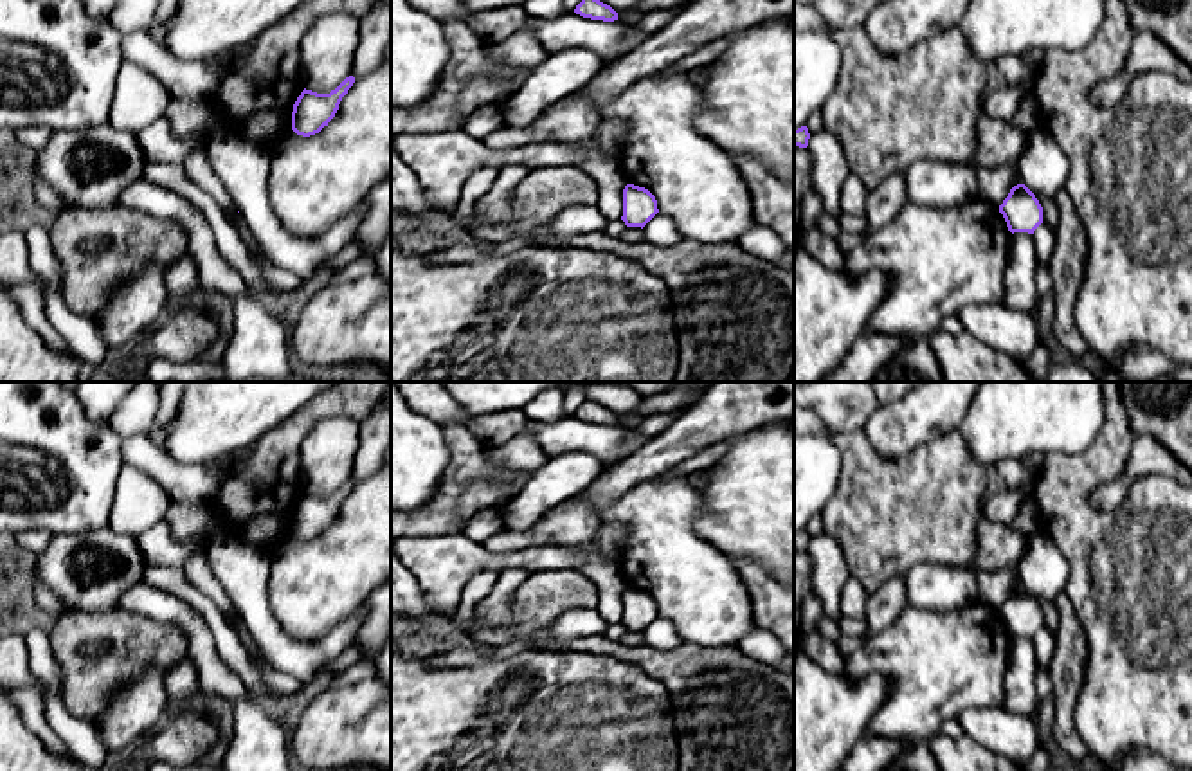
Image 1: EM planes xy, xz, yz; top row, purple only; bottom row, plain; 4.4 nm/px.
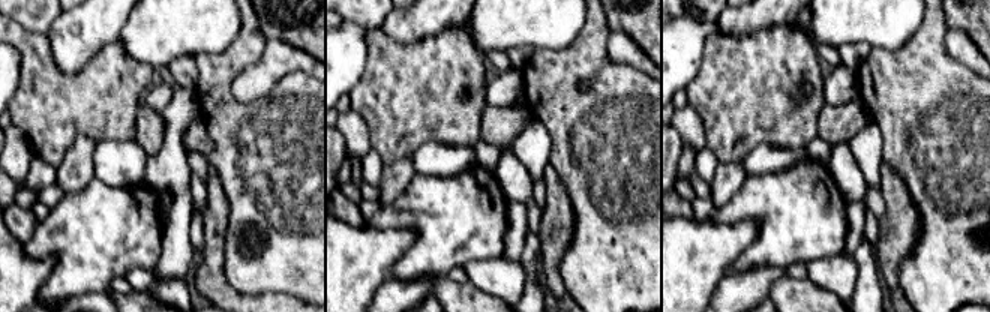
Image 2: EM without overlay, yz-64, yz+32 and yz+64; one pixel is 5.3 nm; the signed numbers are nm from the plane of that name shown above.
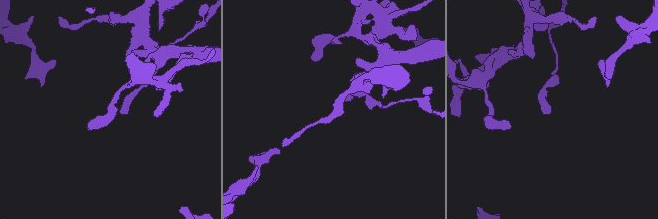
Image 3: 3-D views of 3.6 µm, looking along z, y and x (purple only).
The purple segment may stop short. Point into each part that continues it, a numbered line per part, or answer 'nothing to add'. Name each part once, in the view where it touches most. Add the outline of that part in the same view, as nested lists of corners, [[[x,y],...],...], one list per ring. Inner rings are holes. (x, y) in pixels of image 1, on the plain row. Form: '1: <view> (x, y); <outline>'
nothing to add

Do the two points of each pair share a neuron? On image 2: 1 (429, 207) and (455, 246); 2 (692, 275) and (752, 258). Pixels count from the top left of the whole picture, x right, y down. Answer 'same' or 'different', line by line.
1: same
2: different

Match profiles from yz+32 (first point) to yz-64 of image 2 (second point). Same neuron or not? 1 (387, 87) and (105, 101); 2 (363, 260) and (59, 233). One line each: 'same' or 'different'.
1: same
2: different

